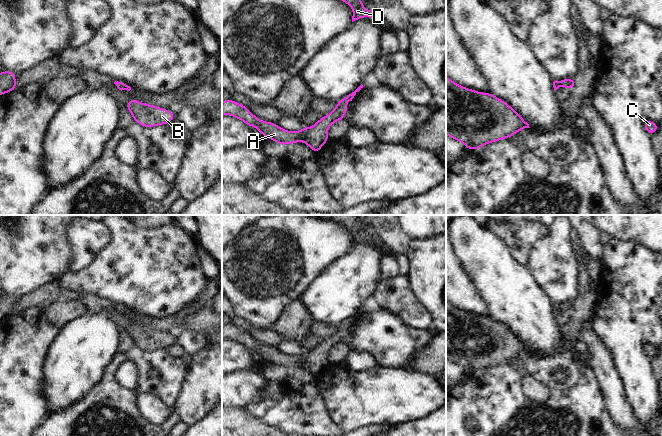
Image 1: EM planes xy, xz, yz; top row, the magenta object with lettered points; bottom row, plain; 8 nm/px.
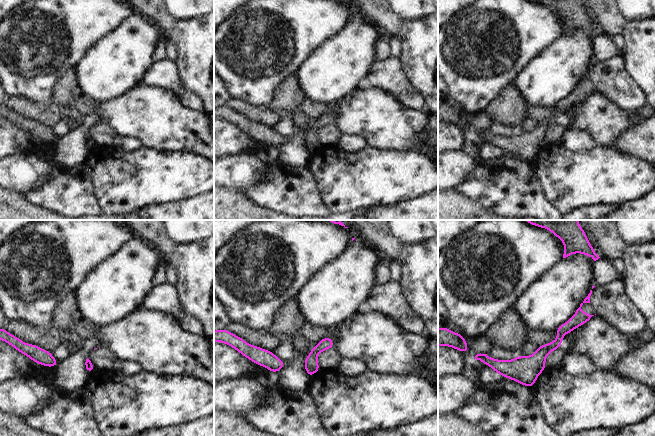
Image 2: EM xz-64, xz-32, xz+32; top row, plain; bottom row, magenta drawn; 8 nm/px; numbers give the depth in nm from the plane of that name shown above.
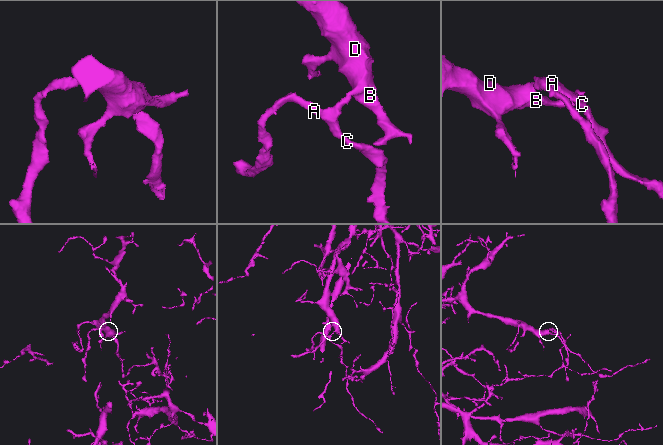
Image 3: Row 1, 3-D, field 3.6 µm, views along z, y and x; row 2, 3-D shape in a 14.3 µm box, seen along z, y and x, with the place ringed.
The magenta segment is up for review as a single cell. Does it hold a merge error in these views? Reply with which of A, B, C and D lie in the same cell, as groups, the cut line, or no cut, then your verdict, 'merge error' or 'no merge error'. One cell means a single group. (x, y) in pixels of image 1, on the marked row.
A B C D | no cut | no merge error

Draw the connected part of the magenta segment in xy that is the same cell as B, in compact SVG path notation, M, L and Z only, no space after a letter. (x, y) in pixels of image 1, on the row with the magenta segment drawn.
M135 98L129 100L125 107L133 116L134 122L145 128L167 125L170 121L176 119L173 112L155 105L140 103Z

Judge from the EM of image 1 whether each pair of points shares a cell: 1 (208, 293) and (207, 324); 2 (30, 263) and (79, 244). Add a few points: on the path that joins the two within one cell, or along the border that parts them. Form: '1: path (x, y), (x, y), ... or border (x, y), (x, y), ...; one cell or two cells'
1: border (208, 304), (187, 315); two cells
2: border (69, 225), (67, 240), (72, 260), (67, 270); two cells

